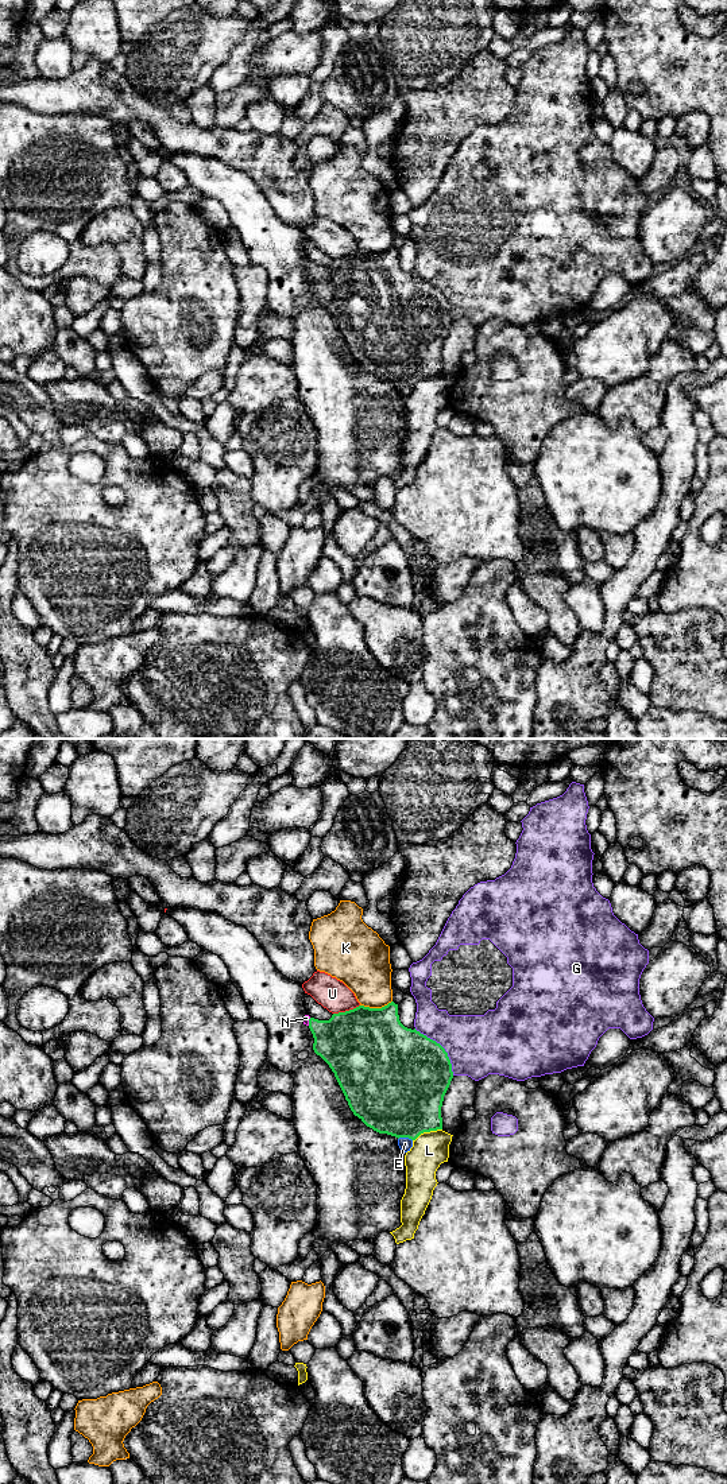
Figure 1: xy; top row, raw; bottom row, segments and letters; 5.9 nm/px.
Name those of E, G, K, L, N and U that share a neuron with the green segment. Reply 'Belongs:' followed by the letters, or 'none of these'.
Belongs: N

